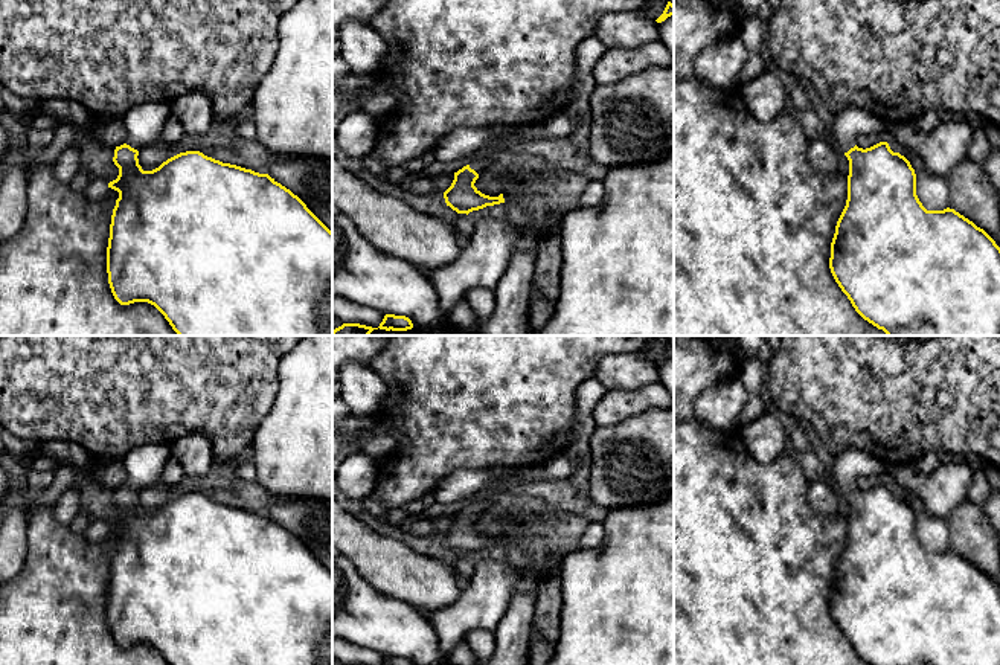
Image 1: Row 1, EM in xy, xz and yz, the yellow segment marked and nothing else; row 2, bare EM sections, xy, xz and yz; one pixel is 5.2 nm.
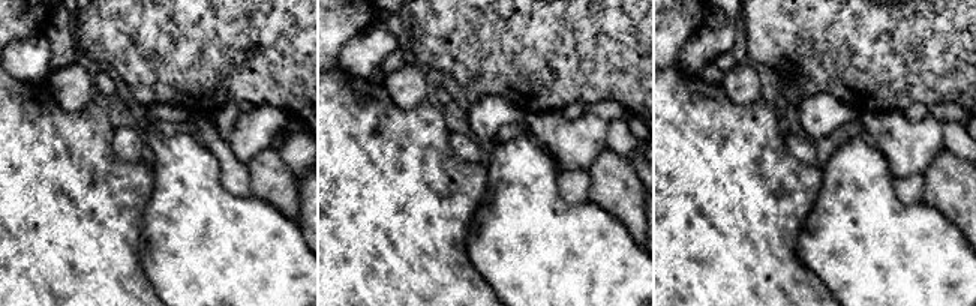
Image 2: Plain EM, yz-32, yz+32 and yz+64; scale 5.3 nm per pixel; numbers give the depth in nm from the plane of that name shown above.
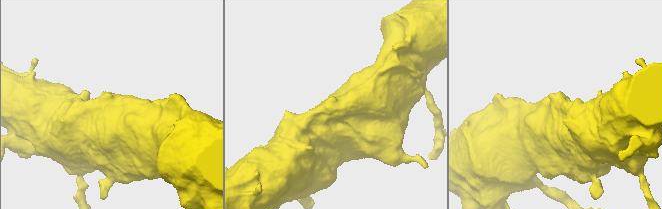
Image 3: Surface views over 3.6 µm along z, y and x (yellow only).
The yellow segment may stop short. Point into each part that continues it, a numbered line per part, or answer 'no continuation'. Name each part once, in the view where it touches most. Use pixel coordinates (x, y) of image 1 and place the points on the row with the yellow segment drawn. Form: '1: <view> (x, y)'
1: xy (144, 124)

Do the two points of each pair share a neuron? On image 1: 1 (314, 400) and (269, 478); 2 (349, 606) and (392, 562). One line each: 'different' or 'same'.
1: same
2: different

